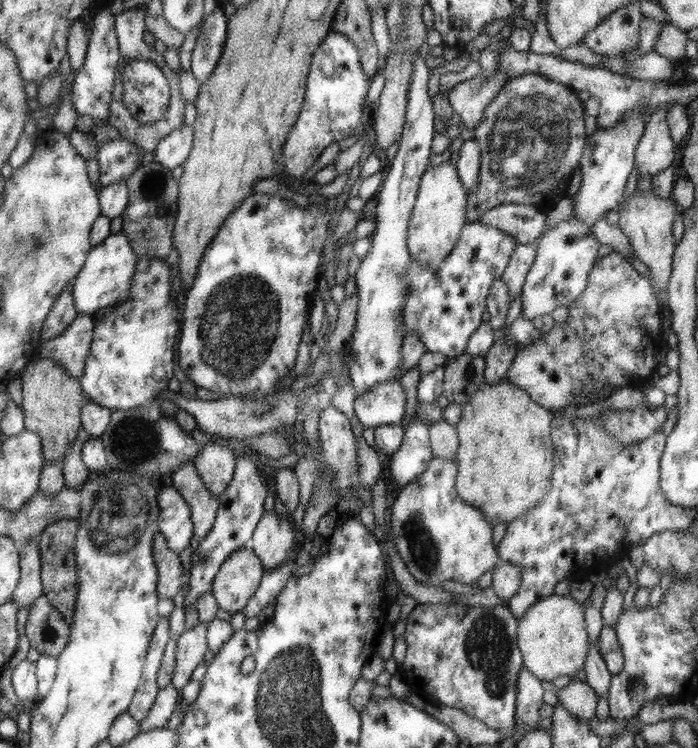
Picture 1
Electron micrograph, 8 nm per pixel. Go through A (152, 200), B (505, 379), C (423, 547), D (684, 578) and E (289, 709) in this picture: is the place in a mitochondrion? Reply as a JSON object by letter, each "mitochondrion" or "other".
{"A":"mitochondrion","B":"other","C":"mitochondrion","D":"other","E":"mitochondrion"}

